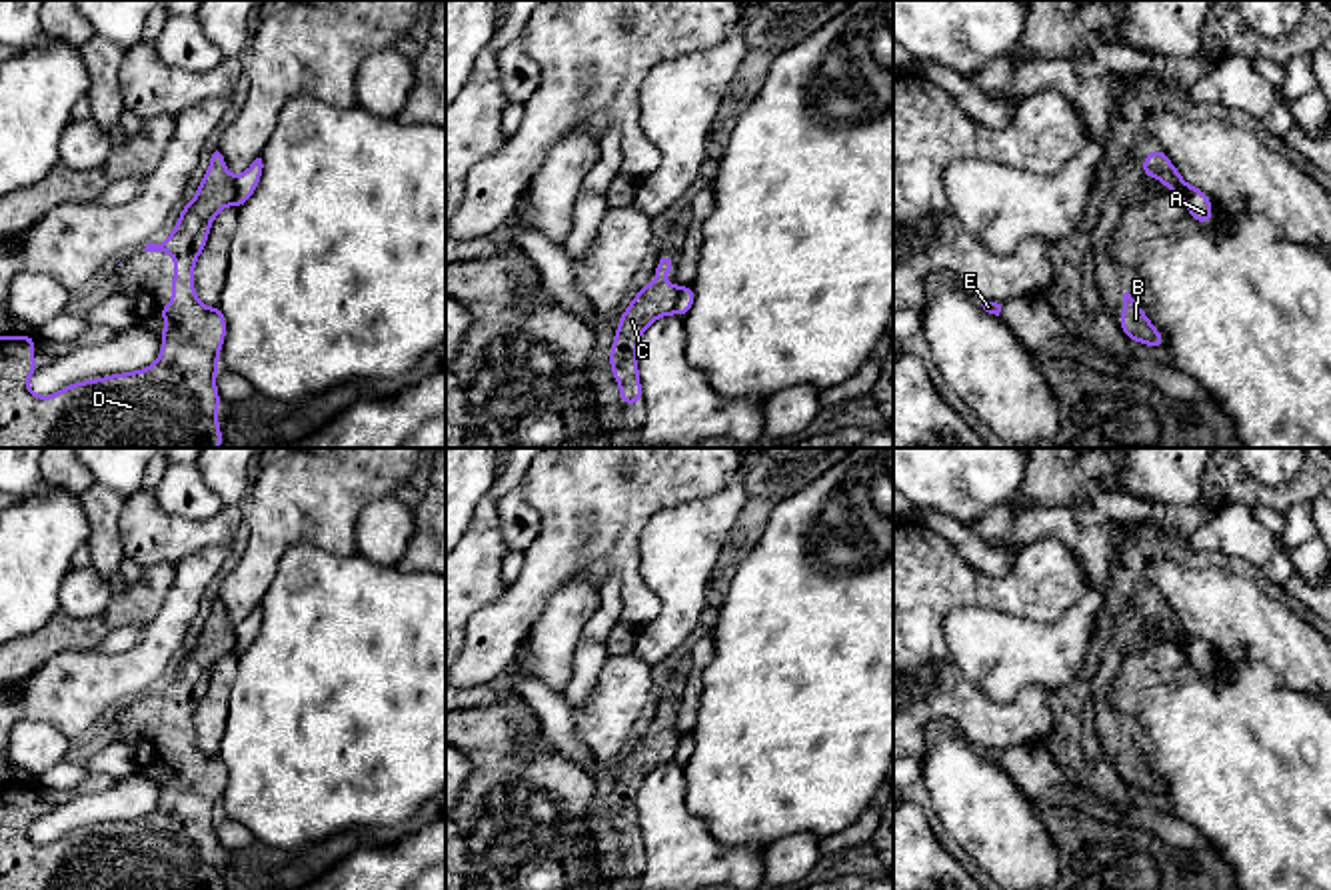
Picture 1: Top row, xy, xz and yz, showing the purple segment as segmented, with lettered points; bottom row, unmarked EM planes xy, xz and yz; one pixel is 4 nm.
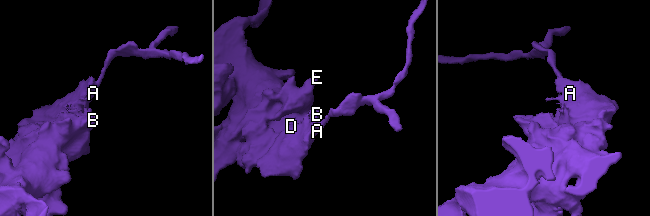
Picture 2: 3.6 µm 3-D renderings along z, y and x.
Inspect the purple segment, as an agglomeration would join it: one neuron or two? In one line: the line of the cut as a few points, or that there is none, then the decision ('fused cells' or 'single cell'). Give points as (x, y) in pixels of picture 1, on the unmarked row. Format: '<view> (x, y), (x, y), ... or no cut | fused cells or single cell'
xy (236, 628), (232, 650) | fused cells

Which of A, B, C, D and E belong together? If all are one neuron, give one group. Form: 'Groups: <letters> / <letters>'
Groups: A / B C D E

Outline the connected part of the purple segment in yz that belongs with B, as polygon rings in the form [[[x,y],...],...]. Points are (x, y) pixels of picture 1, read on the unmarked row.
[[[1129,740],[1123,742],[1121,768],[1117,772],[1129,788],[1147,792],[1155,800],[1165,792],[1163,782],[1149,770],[1147,762],[1135,752]]]

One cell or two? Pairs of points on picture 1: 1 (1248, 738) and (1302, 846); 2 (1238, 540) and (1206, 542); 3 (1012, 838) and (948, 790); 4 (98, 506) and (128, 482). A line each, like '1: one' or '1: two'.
1: one
2: one
3: one
4: two

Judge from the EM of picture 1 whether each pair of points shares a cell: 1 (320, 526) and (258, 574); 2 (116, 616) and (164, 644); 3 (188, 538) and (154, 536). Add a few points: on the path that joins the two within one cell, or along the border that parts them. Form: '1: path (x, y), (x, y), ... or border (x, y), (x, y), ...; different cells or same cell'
1: path (302, 526), (294, 526), (264, 556); same cell
2: border (170, 588), (162, 606), (144, 628); different cells
3: path (180, 536), (162, 536); same cell

